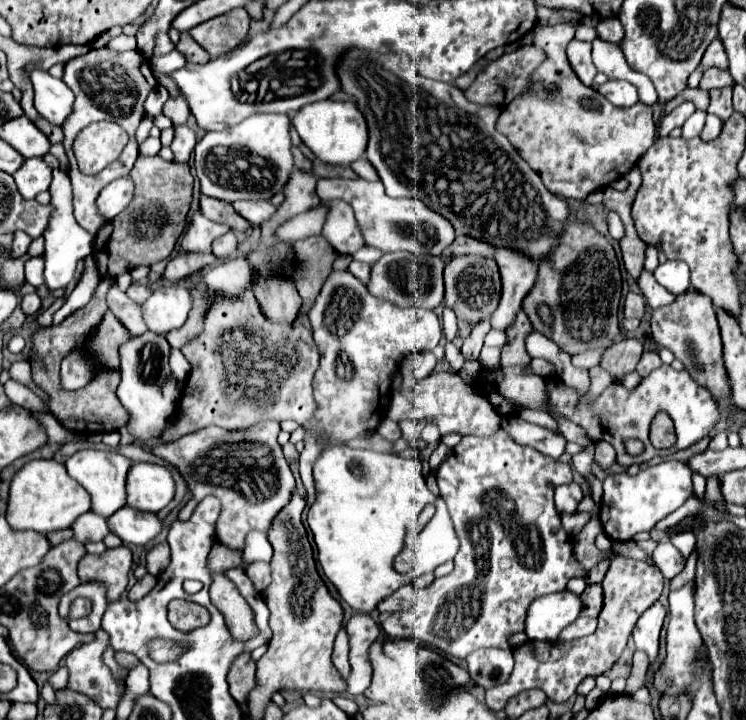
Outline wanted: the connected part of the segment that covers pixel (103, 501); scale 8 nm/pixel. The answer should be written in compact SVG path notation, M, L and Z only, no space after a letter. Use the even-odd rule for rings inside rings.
M79 450L67 462L65 468L73 480L77 480L93 498L91 510L101 516L113 516L119 508L125 506L125 476L129 476L129 468L133 460L125 458L119 452L103 452L103 450Z

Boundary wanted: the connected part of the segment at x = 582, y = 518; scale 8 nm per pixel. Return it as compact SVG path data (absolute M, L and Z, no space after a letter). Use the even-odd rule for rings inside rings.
M575 512L575 514L563 516L563 528L565 528L565 532L569 532L571 538L575 538L587 522L589 522L589 514L585 514L585 512Z

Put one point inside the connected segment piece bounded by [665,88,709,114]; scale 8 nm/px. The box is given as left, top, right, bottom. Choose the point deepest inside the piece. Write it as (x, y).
(698, 96)

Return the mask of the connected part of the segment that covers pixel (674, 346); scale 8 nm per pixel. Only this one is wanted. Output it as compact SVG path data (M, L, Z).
M693 286L689 292L683 292L673 300L673 304L667 304L665 308L655 308L651 316L651 330L653 340L669 348L677 360L685 364L685 370L699 382L705 384L717 400L729 398L729 382L725 378L725 366L723 366L723 346L719 336L719 324L713 304L709 302L709 296L697 292Z

